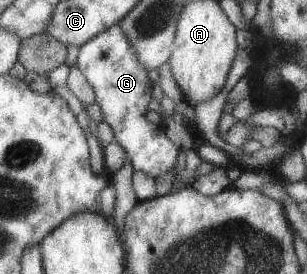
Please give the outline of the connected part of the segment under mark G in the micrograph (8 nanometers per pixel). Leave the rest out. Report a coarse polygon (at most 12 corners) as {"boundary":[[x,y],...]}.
{"boundary":[[120,23],[76,66],[133,169],[175,171],[181,148],[147,119],[149,70]]}

